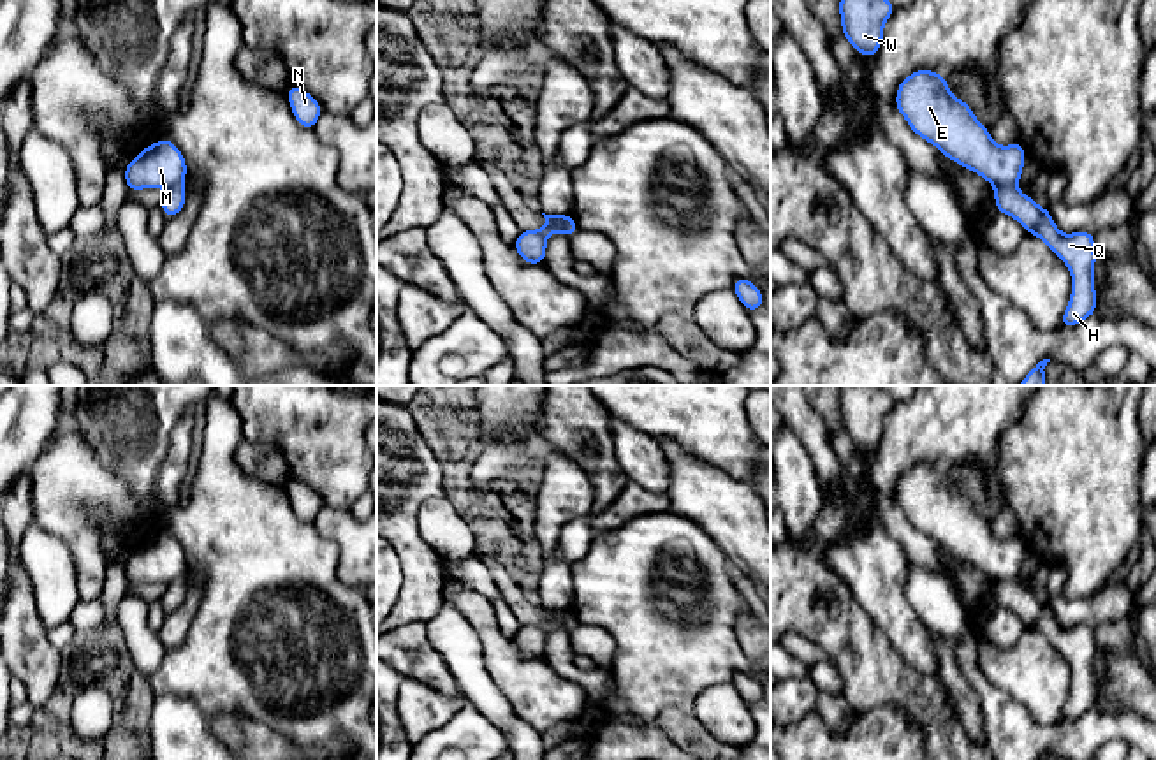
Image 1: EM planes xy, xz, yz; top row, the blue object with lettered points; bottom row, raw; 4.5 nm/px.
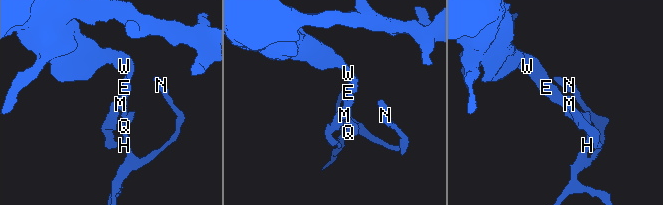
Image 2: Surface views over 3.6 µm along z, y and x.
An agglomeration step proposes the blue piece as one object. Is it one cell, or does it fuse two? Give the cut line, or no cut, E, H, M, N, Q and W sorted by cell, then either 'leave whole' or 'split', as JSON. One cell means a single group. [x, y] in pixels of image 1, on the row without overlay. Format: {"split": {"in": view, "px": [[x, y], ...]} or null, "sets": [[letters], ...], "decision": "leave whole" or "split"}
{"split": {"in": "yz", "px": [[1016, 579], [996, 583]]}, "sets": [["E", "M", "W"], ["H", "N", "Q"]], "decision": "split"}

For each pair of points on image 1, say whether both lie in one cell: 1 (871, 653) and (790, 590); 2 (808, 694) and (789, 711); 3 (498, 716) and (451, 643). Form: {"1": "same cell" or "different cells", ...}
{"1": "same cell", "2": "same cell", "3": "same cell"}

